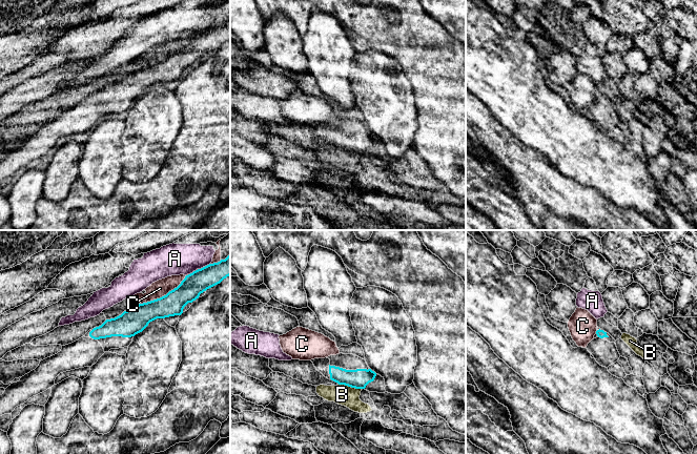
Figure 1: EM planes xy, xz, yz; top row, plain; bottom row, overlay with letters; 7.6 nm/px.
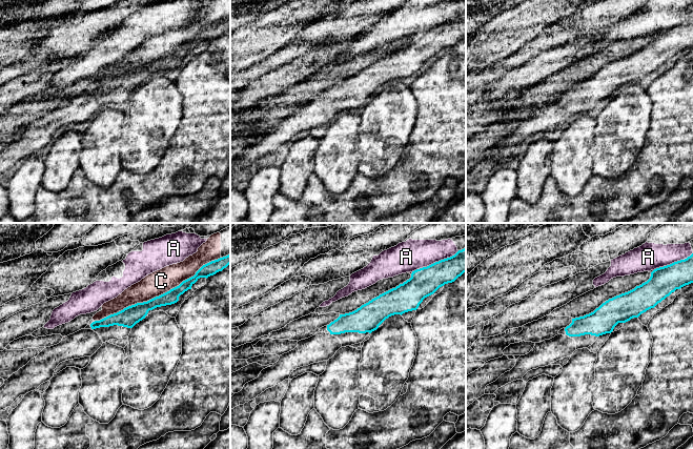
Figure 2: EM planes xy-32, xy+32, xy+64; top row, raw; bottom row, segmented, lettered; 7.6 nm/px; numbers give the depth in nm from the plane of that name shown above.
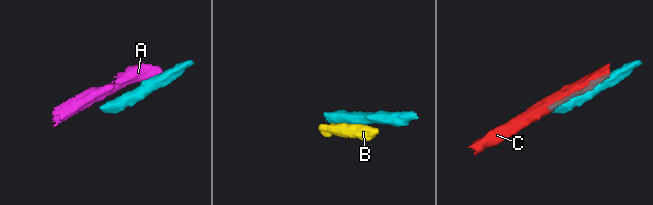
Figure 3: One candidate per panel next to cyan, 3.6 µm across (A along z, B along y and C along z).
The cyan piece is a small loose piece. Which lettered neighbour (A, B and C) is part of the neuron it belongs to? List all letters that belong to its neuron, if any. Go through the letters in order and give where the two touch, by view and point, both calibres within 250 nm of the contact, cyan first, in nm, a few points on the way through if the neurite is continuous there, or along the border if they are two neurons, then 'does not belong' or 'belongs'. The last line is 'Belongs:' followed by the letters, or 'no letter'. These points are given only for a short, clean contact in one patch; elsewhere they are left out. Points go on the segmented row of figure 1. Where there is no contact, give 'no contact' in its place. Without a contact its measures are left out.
A: xy (203, 267) | 170/240 nm | along xy (209, 263), (198, 269) | does not belong
B: xz (350, 386) | 150/150 nm | does not belong
C: xy (164, 295) | 180/130 nm | does not belong
Belongs: no letter

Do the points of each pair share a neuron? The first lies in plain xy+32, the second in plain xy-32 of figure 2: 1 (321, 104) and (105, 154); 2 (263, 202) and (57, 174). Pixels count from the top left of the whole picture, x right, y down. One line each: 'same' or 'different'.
1: different
2: different

